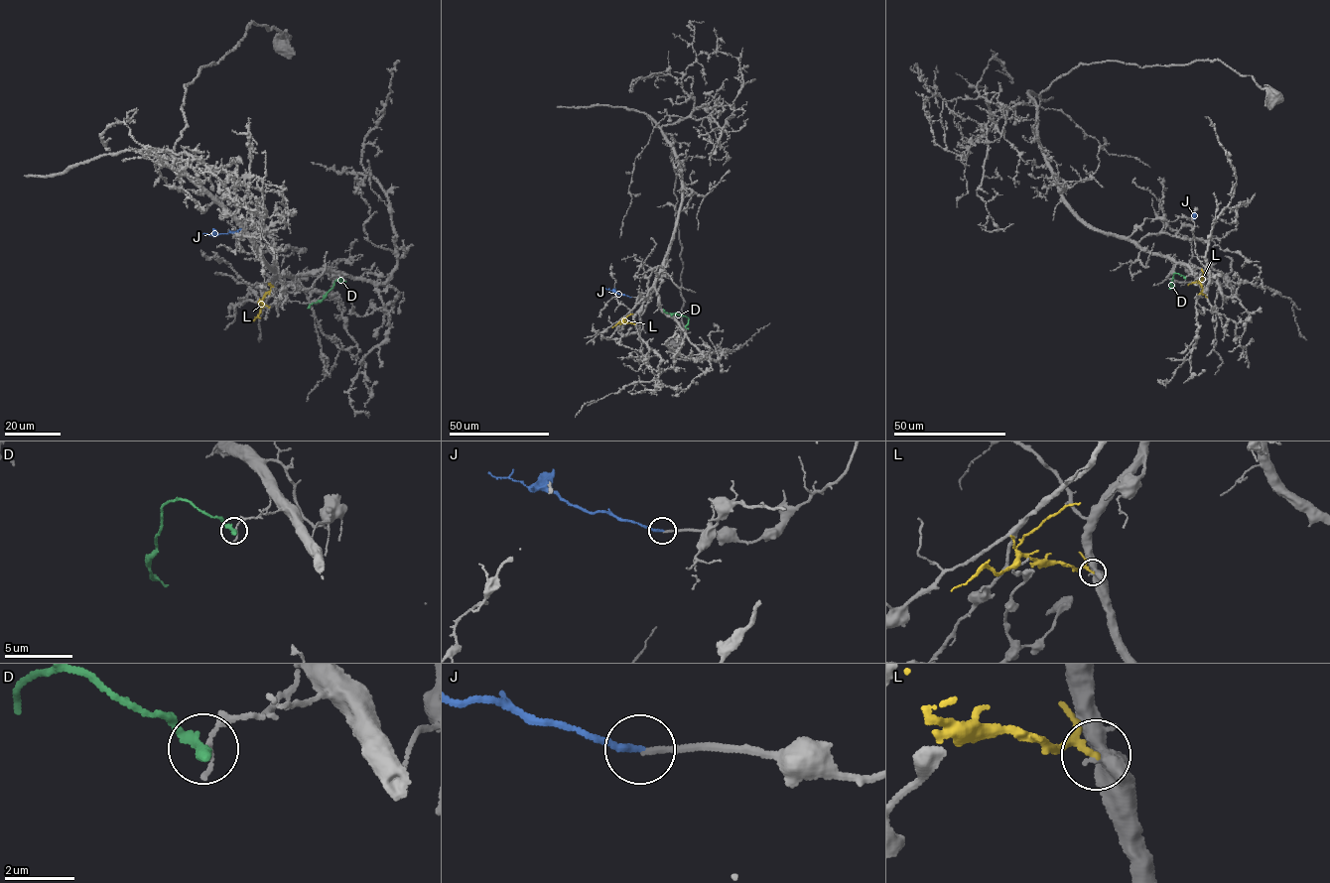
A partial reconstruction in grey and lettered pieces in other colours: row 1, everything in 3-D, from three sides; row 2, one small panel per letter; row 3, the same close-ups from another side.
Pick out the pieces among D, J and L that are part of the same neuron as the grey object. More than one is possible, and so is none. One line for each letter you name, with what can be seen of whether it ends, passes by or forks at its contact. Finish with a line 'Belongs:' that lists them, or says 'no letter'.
J: It ends there
Belongs: J

